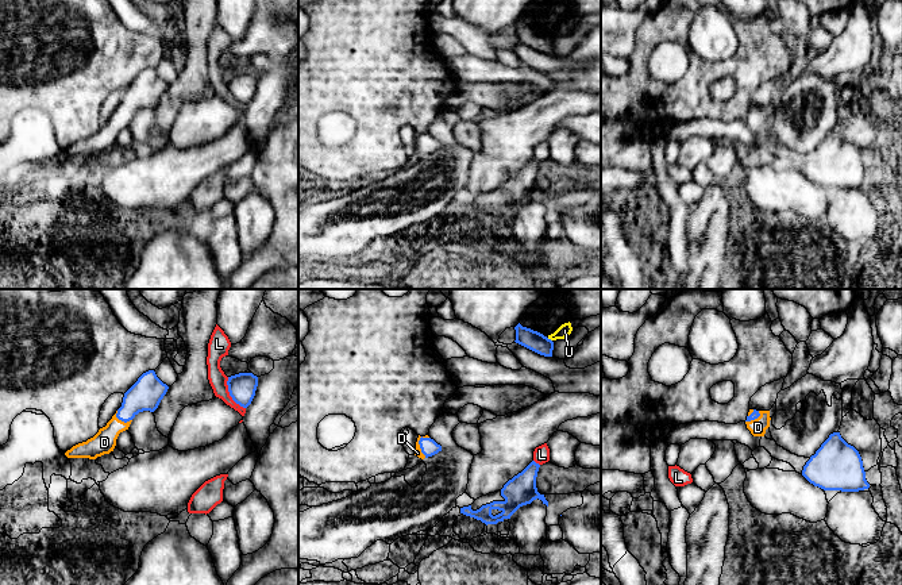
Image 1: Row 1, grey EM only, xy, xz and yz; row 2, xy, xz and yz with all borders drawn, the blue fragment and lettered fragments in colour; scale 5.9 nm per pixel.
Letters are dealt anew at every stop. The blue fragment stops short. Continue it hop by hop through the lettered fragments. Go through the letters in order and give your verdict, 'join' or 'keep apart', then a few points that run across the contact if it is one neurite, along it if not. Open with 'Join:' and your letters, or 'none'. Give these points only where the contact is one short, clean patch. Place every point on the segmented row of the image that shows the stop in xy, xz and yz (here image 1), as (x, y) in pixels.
Join: D
D: join; line xy (146, 393), (122, 420), (107, 435), (104, 442)
L: keep apart; line xy (227, 377), (228, 395), (245, 408)
U: keep apart

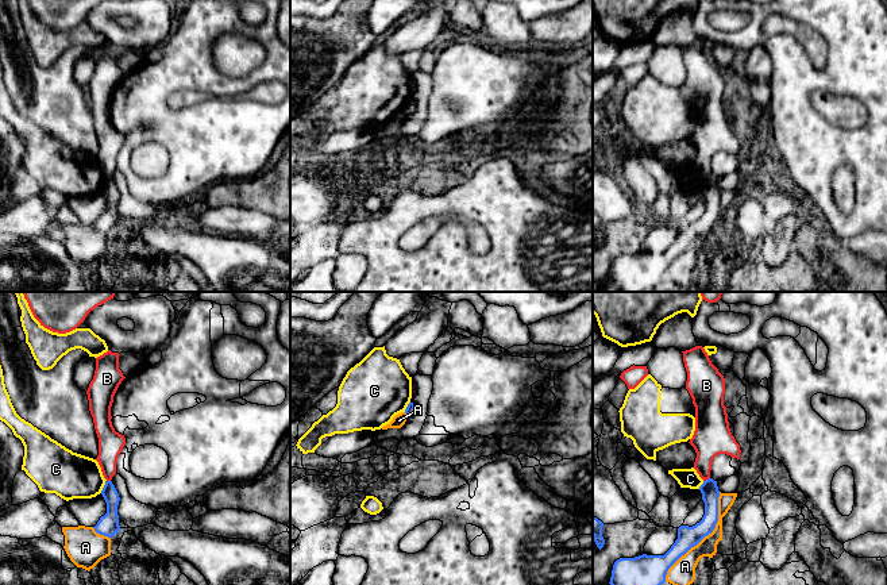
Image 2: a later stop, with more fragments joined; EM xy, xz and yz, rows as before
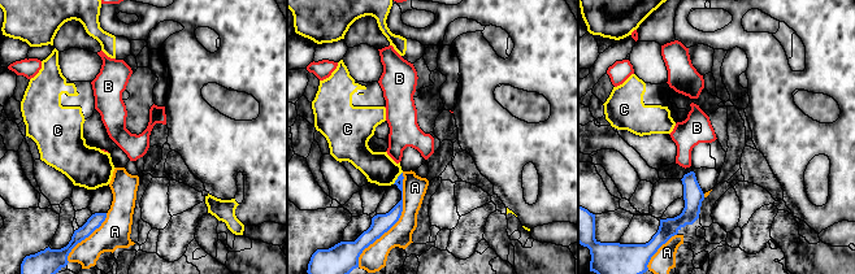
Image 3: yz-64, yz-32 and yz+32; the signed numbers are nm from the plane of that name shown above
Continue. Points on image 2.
Join: none
A: keep apart
B: keep apart; line yz (709, 477), (704, 481)
C: keep apart; line xy (105, 480), (100, 492)

